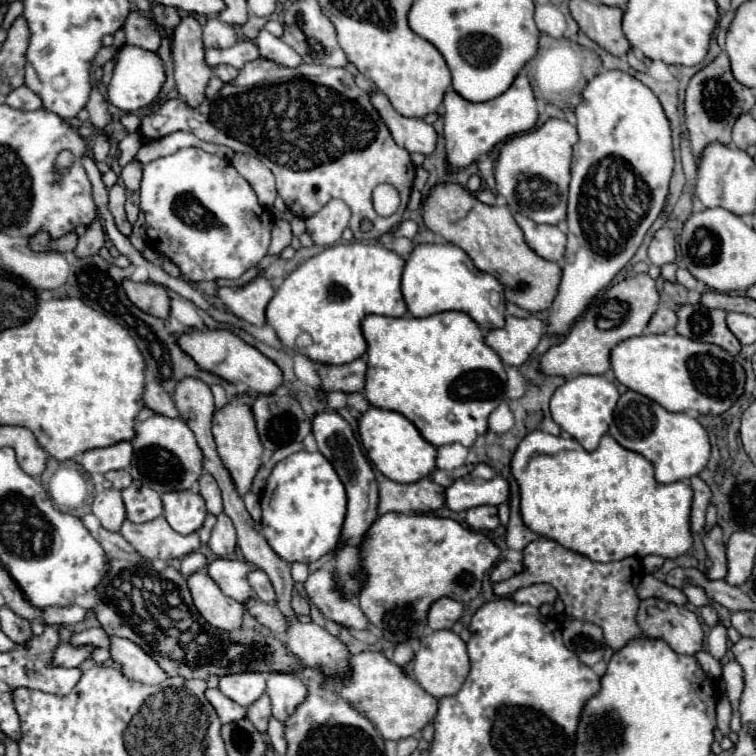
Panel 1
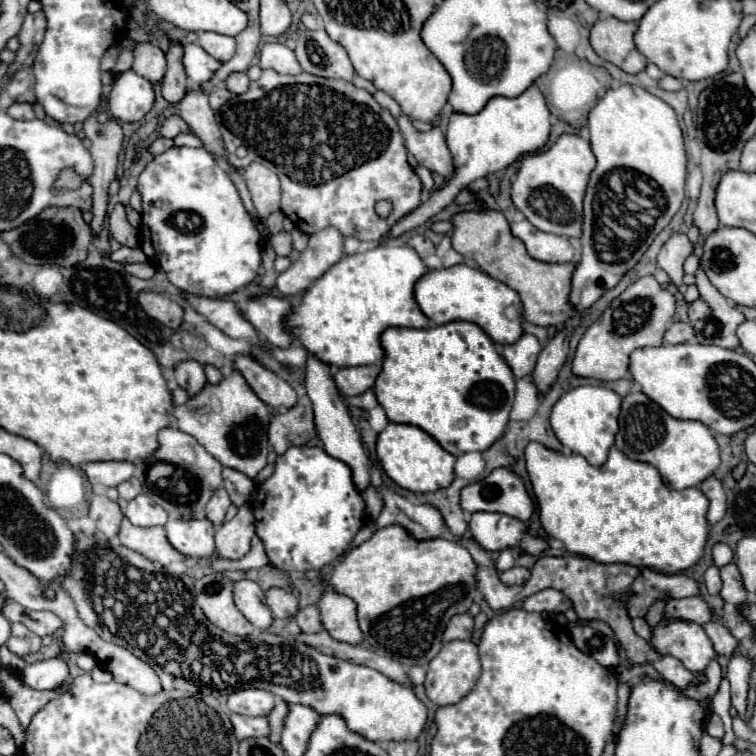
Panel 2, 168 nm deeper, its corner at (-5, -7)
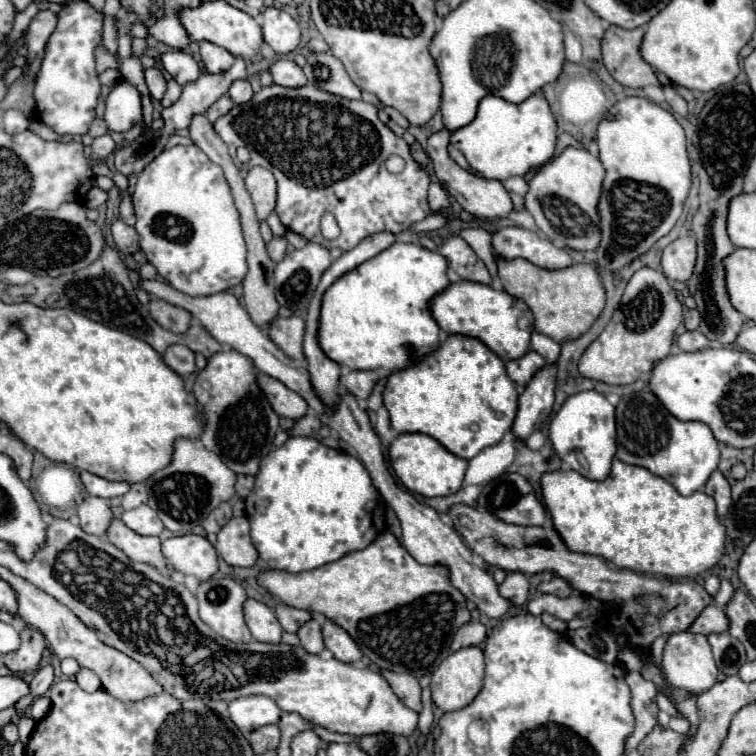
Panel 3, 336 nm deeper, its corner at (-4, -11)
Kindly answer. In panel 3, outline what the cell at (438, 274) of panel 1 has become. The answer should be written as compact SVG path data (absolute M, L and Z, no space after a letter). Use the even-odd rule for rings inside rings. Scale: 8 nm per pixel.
M461 280L461 282L449 284L445 290L435 294L433 300L429 302L429 308L441 330L445 330L447 334L465 334L465 336L479 338L505 362L521 358L529 350L533 316L529 314L527 306L521 300L513 298L505 290L493 290L487 284Z

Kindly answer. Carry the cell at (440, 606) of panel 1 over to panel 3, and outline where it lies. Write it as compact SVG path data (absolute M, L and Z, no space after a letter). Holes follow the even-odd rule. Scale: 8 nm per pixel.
M469 622L469 624L463 624L453 642L451 642L451 650L459 650L459 648L465 648L465 646L479 646L483 640L485 640L485 626L481 622Z

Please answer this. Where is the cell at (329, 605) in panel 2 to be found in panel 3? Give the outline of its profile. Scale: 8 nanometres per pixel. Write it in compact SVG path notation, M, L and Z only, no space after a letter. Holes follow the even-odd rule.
M329 618L323 624L323 638L325 638L325 648L329 648L333 656L341 662L355 662L363 656L355 640L349 636L349 632L337 628L337 624L333 624L333 620Z

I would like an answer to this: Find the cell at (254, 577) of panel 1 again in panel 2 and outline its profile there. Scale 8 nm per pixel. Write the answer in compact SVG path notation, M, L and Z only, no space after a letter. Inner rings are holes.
M270 588L266 592L266 600L274 618L290 618L298 612L298 598L282 588Z

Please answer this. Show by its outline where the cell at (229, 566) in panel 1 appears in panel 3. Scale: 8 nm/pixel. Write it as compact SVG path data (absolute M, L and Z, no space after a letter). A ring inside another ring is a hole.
M247 598L243 604L245 610L245 622L253 634L255 640L259 642L271 642L277 644L281 642L281 624L275 618L275 612L271 608L267 608L263 602Z

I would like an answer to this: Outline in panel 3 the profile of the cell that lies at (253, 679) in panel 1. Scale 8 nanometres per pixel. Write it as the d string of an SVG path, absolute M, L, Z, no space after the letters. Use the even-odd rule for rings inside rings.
M245 696L229 702L229 716L243 734L267 724L277 724L281 710L267 696Z

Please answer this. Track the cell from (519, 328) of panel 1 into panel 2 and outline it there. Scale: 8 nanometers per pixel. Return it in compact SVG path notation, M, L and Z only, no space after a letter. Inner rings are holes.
M524 334L516 344L504 346L502 356L504 356L504 360L508 362L508 366L512 368L514 376L516 376L516 378L524 378L524 376L532 374L540 350L542 350L540 342L538 342L534 336Z

